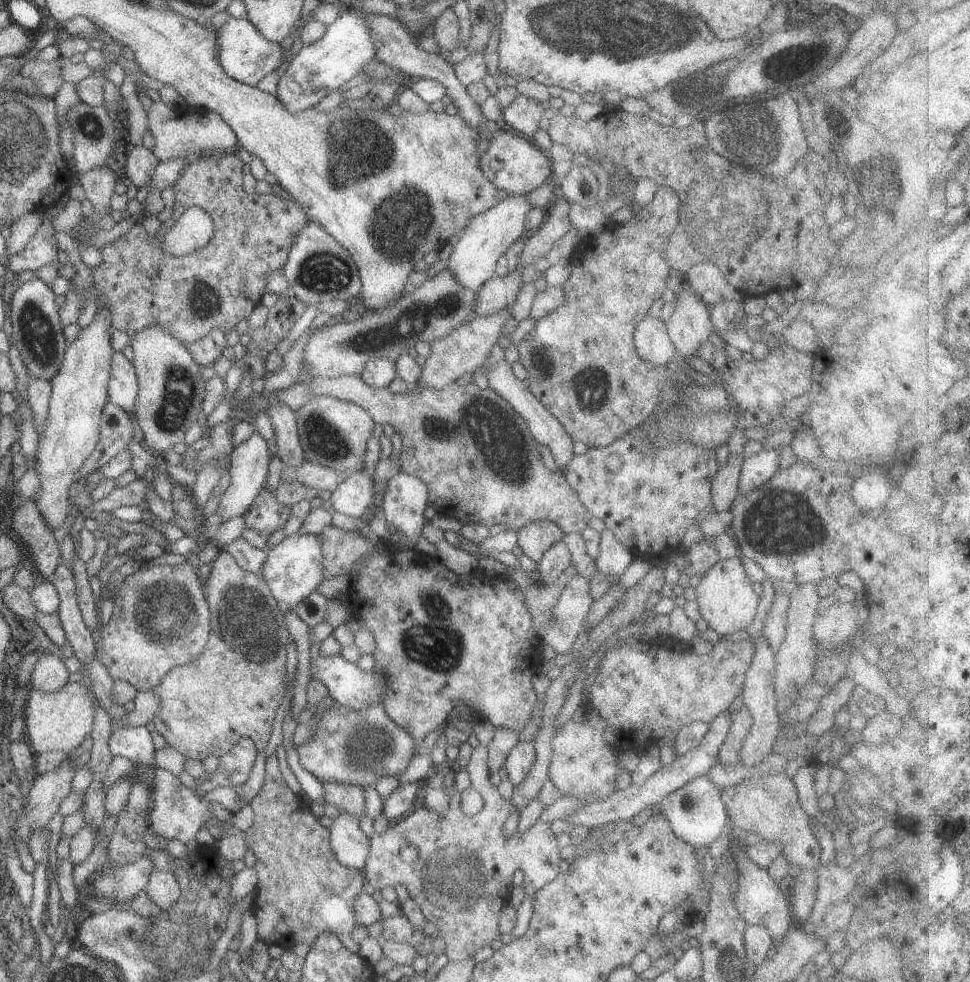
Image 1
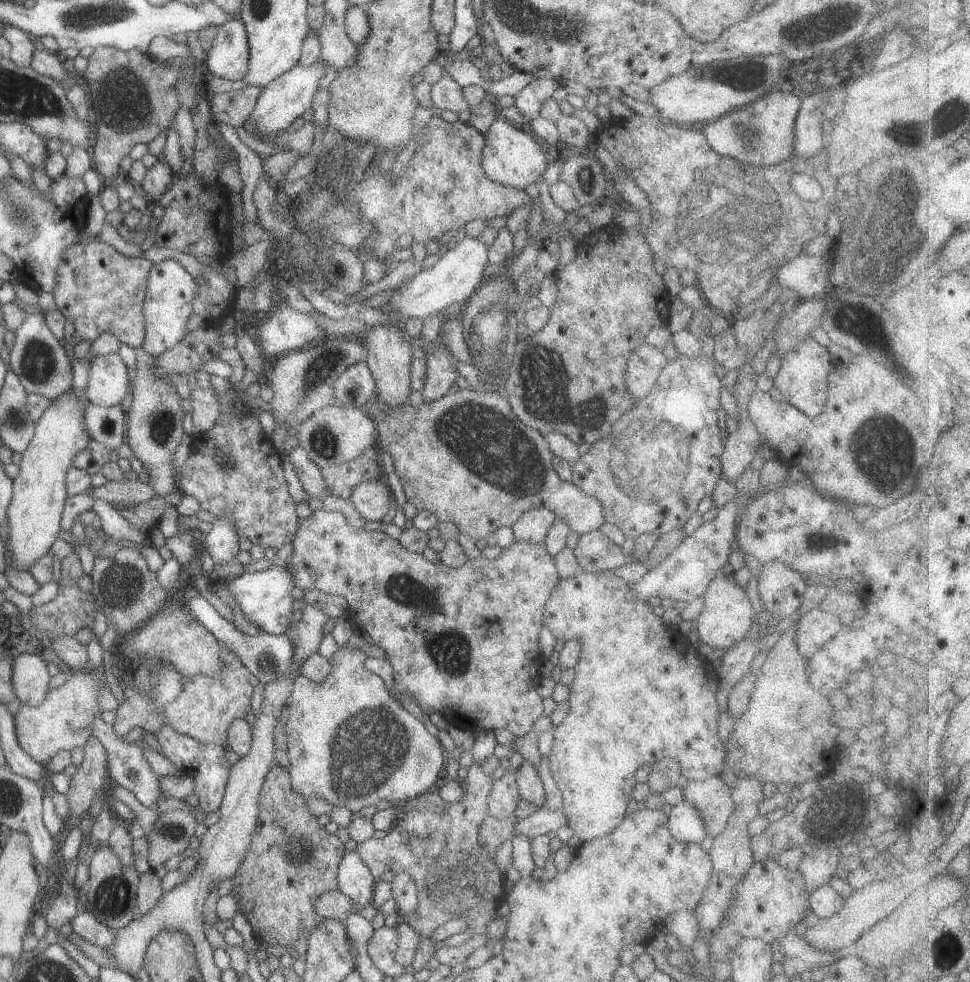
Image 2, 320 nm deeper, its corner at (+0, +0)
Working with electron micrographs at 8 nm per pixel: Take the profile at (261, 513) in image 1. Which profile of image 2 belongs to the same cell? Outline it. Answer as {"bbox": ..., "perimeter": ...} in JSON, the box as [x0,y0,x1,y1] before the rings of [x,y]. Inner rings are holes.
{"bbox":[176,388,299,549],"perimeter":[[[232,388],[215,391],[215,394],[219,409],[217,418],[209,430],[192,436],[190,453],[185,462],[177,467],[176,488],[183,496],[195,497],[200,504],[200,510],[204,510],[211,517],[228,518],[238,537],[247,538],[252,545],[279,549],[283,544],[291,542],[299,520],[294,511],[295,503],[287,492],[278,451],[247,407],[242,407],[241,413],[230,411],[236,401]]]}

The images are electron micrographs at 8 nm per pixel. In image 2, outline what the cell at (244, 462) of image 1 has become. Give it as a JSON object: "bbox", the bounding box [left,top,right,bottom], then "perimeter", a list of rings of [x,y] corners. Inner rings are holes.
{"bbox":[201,517,238,565],"perimeter":[[[214,517],[211,529],[201,540],[215,565],[228,563],[236,558],[238,536],[232,522],[225,517]]]}

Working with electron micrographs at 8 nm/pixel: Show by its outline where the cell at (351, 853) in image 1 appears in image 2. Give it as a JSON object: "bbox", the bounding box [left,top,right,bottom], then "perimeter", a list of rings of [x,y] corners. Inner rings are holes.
{"bbox":[336,850,376,913],"perimeter":[[[354,850],[344,851],[336,872],[337,891],[351,900],[353,913],[372,903],[376,881]]]}

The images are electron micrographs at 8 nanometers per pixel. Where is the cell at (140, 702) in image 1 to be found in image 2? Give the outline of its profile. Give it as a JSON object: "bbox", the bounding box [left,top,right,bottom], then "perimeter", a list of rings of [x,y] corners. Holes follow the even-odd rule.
{"bbox":[64,735,108,817],"perimeter":[[[91,735],[82,746],[82,761],[70,776],[67,790],[64,792],[68,816],[83,817],[95,800],[96,793],[108,777],[106,752],[97,739]]]}

